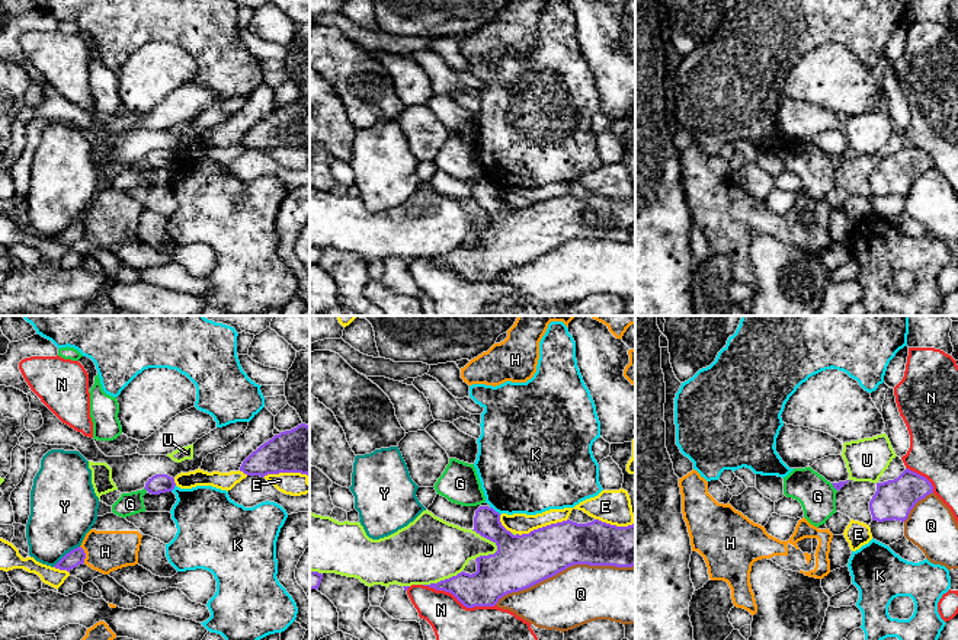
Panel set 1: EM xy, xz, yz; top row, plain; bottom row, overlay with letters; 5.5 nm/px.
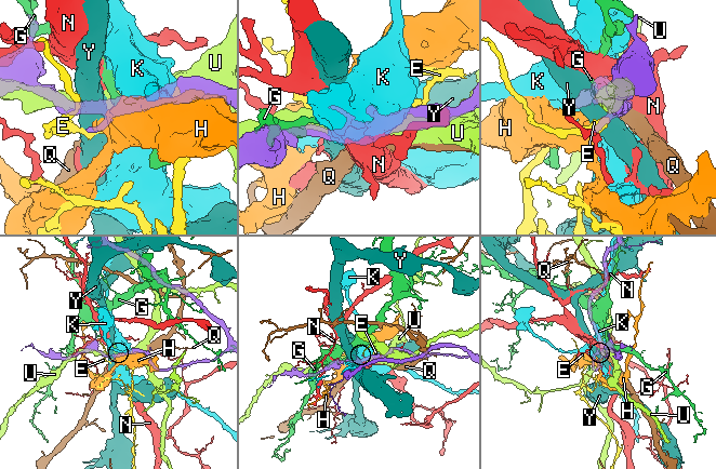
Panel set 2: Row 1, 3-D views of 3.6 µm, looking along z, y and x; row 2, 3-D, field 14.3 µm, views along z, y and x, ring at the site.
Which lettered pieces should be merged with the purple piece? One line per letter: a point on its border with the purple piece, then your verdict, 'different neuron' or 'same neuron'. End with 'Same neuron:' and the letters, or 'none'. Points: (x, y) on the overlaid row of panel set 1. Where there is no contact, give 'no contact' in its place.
E: contact xz (542, 527); different neuron
G: contact xy (146, 489); different neuron
H: contact xy (85, 554); different neuron
K: contact xz (494, 511); different neuron
N: contact xz (458, 600); different neuron
Q: contact xz (564, 569); different neuron
U: contact xz (486, 537); different neuron
Y: contact xy (67, 553); different neuron
Same neuron: none

